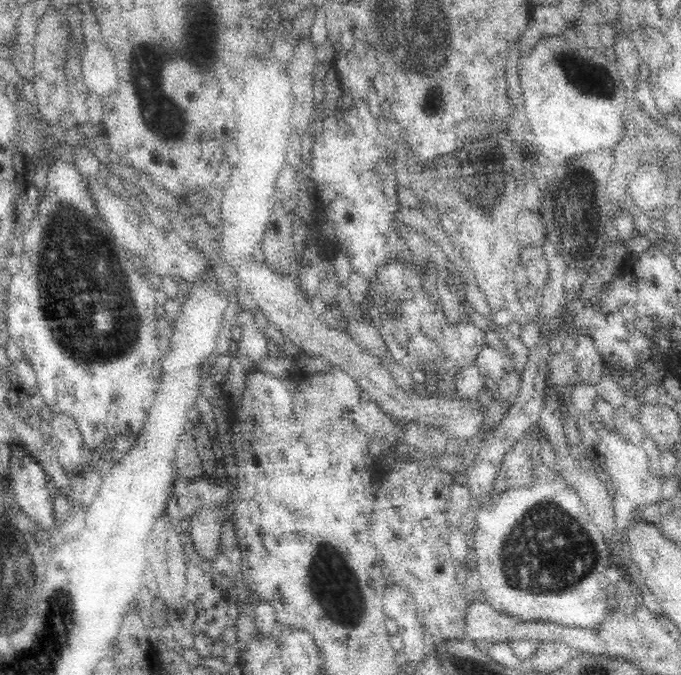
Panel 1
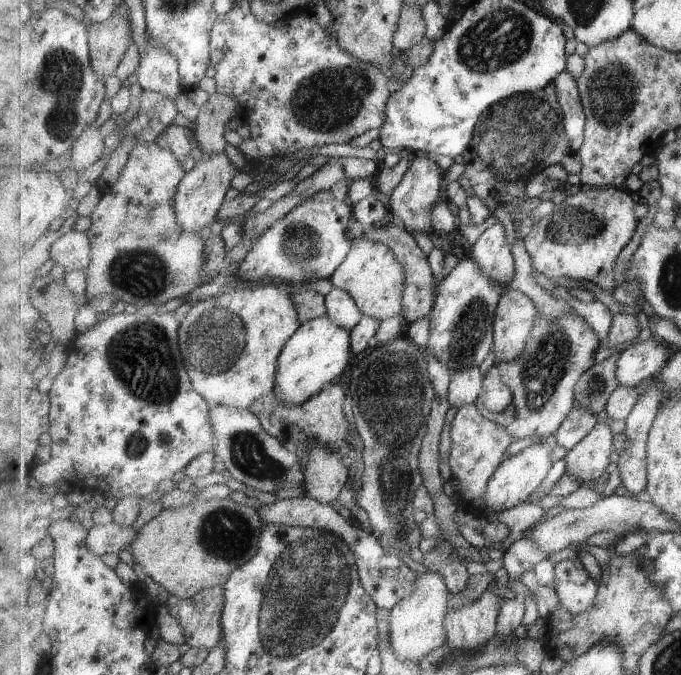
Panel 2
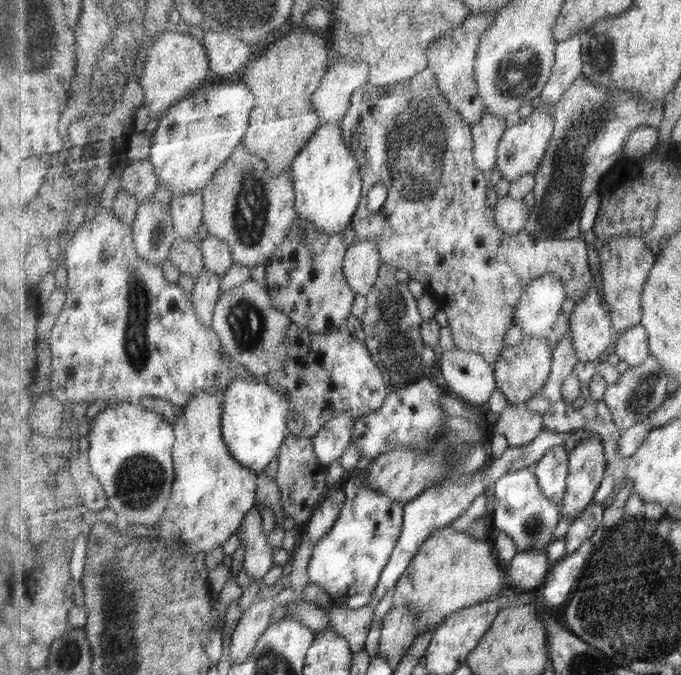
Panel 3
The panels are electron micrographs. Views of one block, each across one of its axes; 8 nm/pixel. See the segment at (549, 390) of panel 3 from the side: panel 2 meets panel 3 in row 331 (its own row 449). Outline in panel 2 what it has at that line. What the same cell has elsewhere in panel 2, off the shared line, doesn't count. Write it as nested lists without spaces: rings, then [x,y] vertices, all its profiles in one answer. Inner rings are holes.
[[[574,408],[555,434],[557,444],[567,451],[573,450],[583,438],[587,438],[587,435],[597,426],[597,422],[599,422],[597,416],[593,416],[591,412]]]

